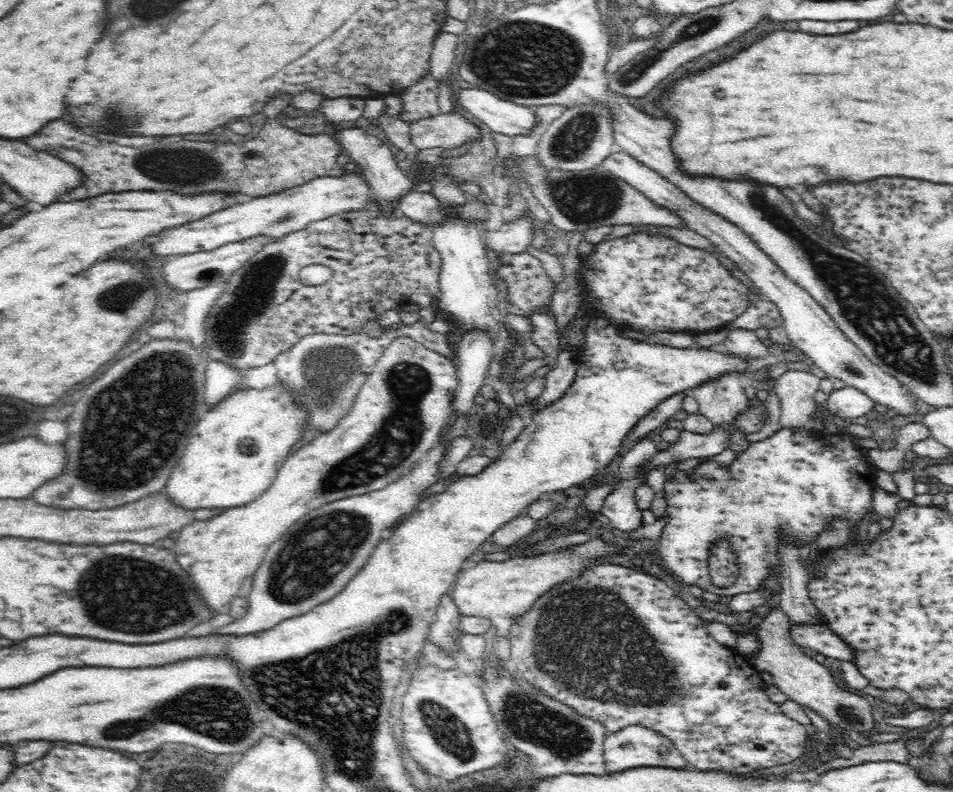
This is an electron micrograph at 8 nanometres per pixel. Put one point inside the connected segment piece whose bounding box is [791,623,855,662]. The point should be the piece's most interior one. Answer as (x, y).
(821, 638)

